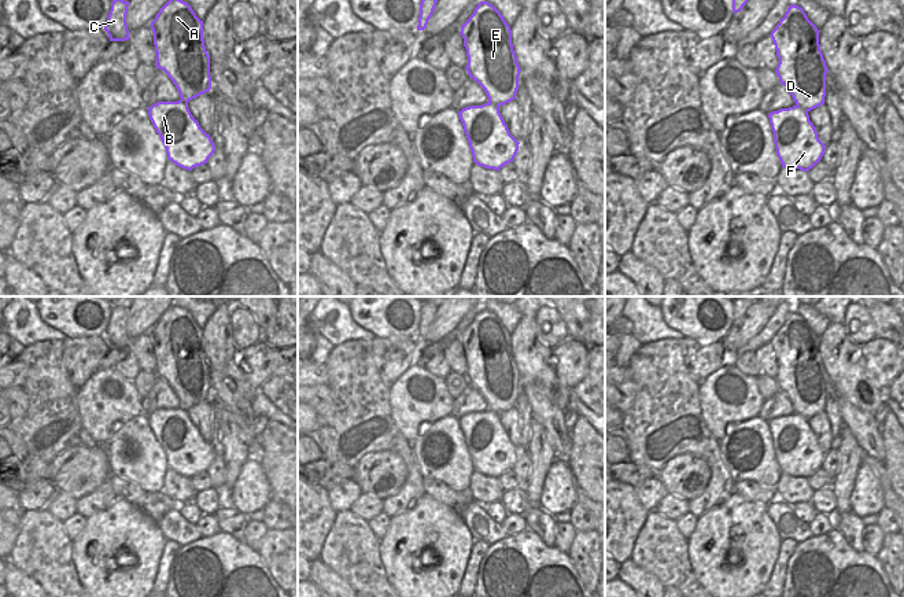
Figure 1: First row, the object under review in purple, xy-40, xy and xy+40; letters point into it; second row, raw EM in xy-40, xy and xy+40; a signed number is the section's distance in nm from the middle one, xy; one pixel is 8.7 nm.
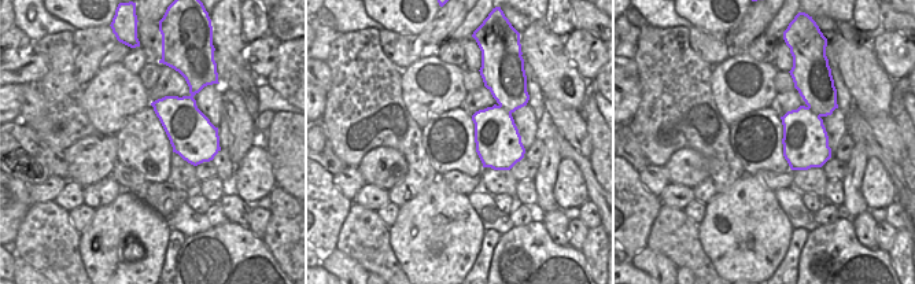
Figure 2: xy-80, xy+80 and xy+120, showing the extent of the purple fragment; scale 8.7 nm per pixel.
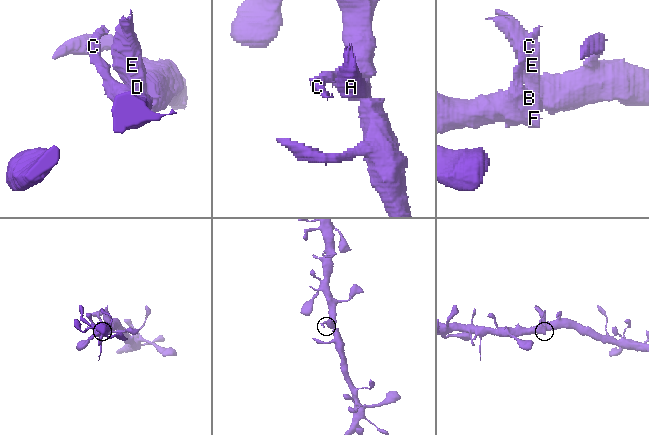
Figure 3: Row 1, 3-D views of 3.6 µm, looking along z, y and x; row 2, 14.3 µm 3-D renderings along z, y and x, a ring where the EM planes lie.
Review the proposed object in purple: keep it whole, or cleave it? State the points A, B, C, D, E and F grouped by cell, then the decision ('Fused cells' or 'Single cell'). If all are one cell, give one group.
Groups: A B C D E F. Single cell.

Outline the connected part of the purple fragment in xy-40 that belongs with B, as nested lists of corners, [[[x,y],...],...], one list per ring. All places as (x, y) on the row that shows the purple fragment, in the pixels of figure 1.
[[[169,0],[151,22],[154,45],[156,52],[156,69],[163,70],[176,85],[178,102],[158,102],[148,107],[150,119],[159,134],[167,154],[167,159],[177,166],[192,170],[207,163],[214,154],[215,145],[192,117],[188,102],[211,89],[210,56],[203,40],[203,21],[200,21],[191,5],[182,0]]]

